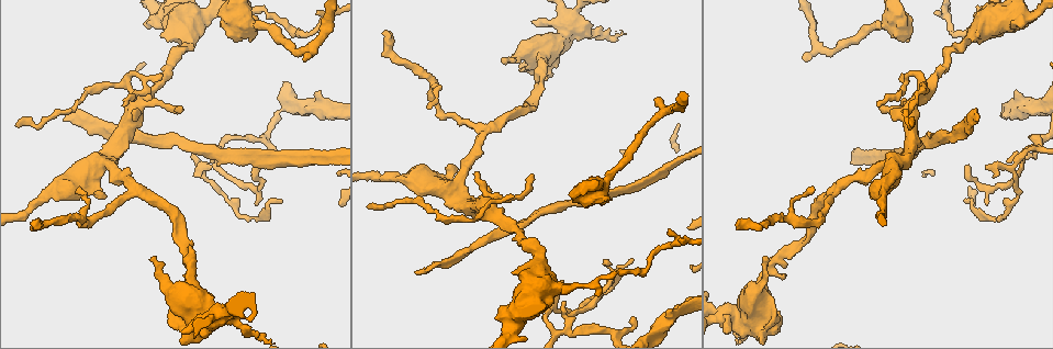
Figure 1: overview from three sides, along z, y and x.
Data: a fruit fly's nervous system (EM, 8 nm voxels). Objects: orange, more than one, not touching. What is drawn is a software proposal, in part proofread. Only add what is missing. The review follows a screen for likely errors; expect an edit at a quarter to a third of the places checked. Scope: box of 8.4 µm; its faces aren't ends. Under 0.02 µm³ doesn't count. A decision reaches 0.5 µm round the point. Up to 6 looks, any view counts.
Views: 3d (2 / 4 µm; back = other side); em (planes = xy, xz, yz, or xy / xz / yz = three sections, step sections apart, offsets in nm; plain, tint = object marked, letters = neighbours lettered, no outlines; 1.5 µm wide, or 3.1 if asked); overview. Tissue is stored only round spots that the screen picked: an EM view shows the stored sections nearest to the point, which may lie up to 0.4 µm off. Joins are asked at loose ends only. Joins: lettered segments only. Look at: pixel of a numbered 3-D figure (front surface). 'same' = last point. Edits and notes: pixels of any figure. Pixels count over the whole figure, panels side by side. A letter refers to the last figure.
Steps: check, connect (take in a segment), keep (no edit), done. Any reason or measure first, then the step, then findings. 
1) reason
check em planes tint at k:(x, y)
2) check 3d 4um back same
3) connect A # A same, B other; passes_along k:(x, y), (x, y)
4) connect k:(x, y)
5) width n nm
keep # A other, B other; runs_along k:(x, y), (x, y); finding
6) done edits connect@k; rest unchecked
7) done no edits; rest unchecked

free end
check 3d 4um at 1:(654, 103)

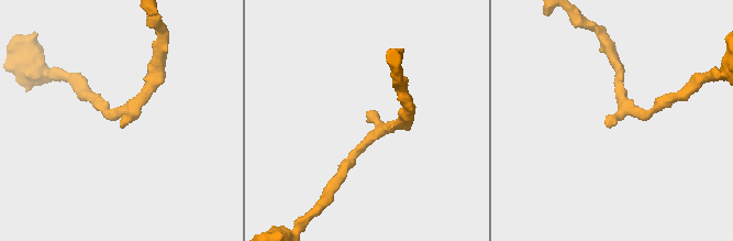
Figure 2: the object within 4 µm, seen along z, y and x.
check em xz step 8 tint at 2:(366, 116)

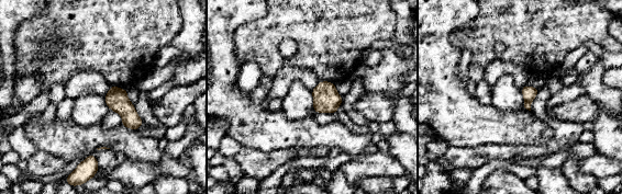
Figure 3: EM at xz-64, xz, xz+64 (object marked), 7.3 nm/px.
cut it another way
check em planes letters same

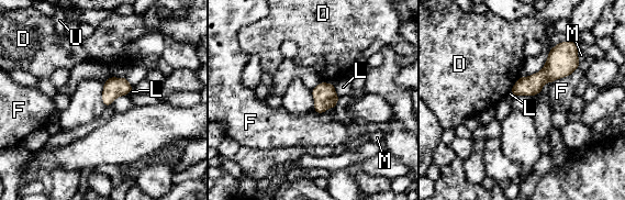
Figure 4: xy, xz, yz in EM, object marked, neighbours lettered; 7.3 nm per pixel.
keep # D other, F other, L other, M other, U other; border 4:(578, 67), (550, 84); none of them fits

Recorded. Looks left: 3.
free end
check 3d 2um at 1:(505, 61)

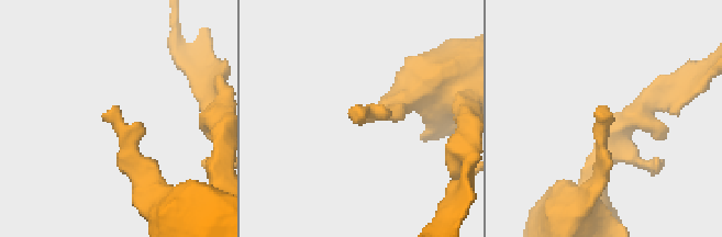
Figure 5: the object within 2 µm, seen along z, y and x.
check em planes letters at 5:(115, 107)

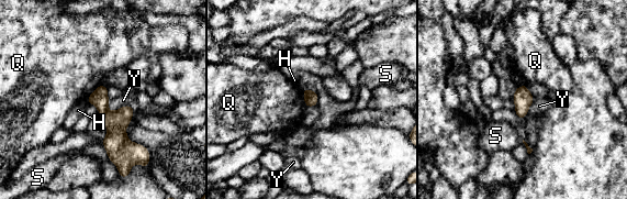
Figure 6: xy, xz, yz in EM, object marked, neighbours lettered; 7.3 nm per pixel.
keep # H other, Q other, S other, Y other; border 6:(302, 89), (305, 107); no lettered segment goes on from it

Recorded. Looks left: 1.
an open end
check em yz step 8 letters at 1:(740, 225)

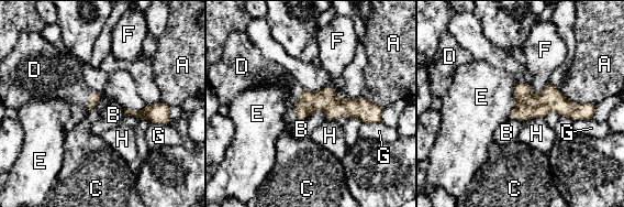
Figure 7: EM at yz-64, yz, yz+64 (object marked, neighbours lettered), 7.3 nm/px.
connect D # A other, B other, C other, D same, E other, F other, G other, H other; passes_along 7:(95, 97), (89, 100), (63, 78); it goes on there

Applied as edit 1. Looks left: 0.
done edits connect@7; rest unchecked

